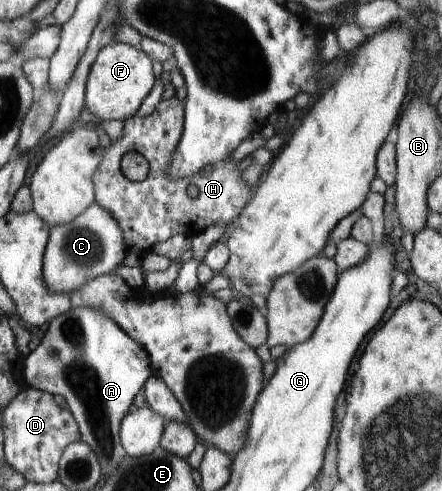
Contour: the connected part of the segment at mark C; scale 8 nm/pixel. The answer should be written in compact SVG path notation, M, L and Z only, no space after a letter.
M92 203L72 223L58 225L50 230L44 251L44 283L50 293L70 293L86 285L100 275L109 275L117 270L126 257L126 247L120 225L110 213L97 203Z

